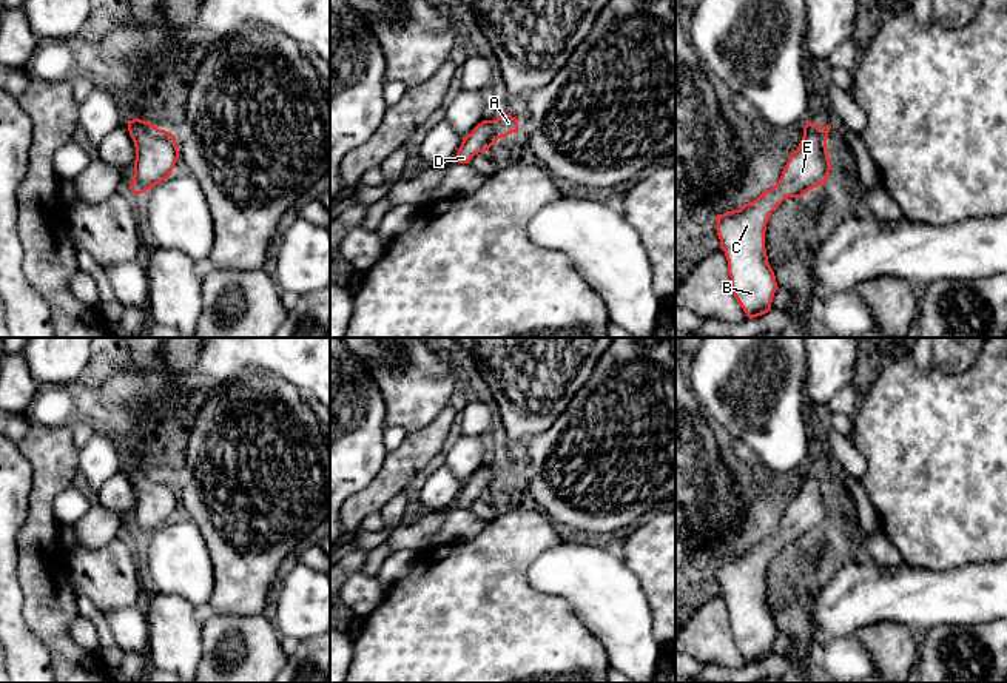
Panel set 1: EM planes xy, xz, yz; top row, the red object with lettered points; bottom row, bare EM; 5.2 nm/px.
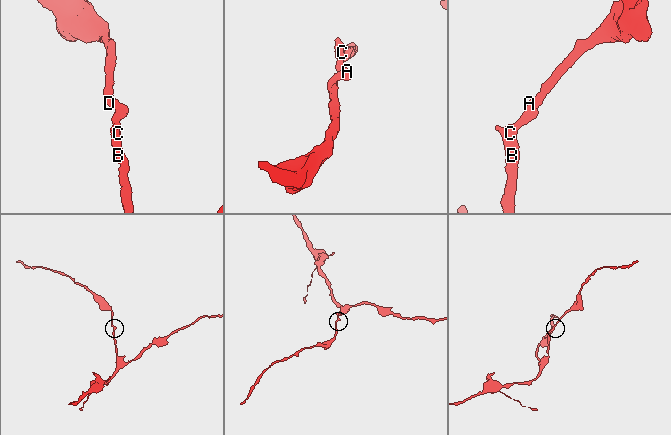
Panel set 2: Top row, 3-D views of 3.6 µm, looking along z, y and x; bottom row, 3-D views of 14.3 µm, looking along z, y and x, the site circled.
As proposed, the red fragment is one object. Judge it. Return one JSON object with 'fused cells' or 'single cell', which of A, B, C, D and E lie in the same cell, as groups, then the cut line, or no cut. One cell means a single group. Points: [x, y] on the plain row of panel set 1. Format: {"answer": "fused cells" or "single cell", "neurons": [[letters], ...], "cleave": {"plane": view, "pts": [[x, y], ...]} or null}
{"answer": "single cell", "neurons": [["A", "B", "C", "D", "E"]], "cleave": null}

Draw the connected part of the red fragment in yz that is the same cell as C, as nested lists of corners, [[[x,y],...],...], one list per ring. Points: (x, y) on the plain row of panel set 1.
[[[807,467],[803,483],[791,498],[779,527],[756,546],[716,561],[720,594],[728,606],[734,643],[749,664],[771,655],[777,634],[768,607],[765,577],[771,558],[788,543],[802,543],[827,529],[831,507],[827,498],[830,472]]]

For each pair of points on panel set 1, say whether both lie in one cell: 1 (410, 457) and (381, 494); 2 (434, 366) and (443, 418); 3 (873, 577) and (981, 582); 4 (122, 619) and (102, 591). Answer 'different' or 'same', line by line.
1: same
2: different
3: same
4: different

